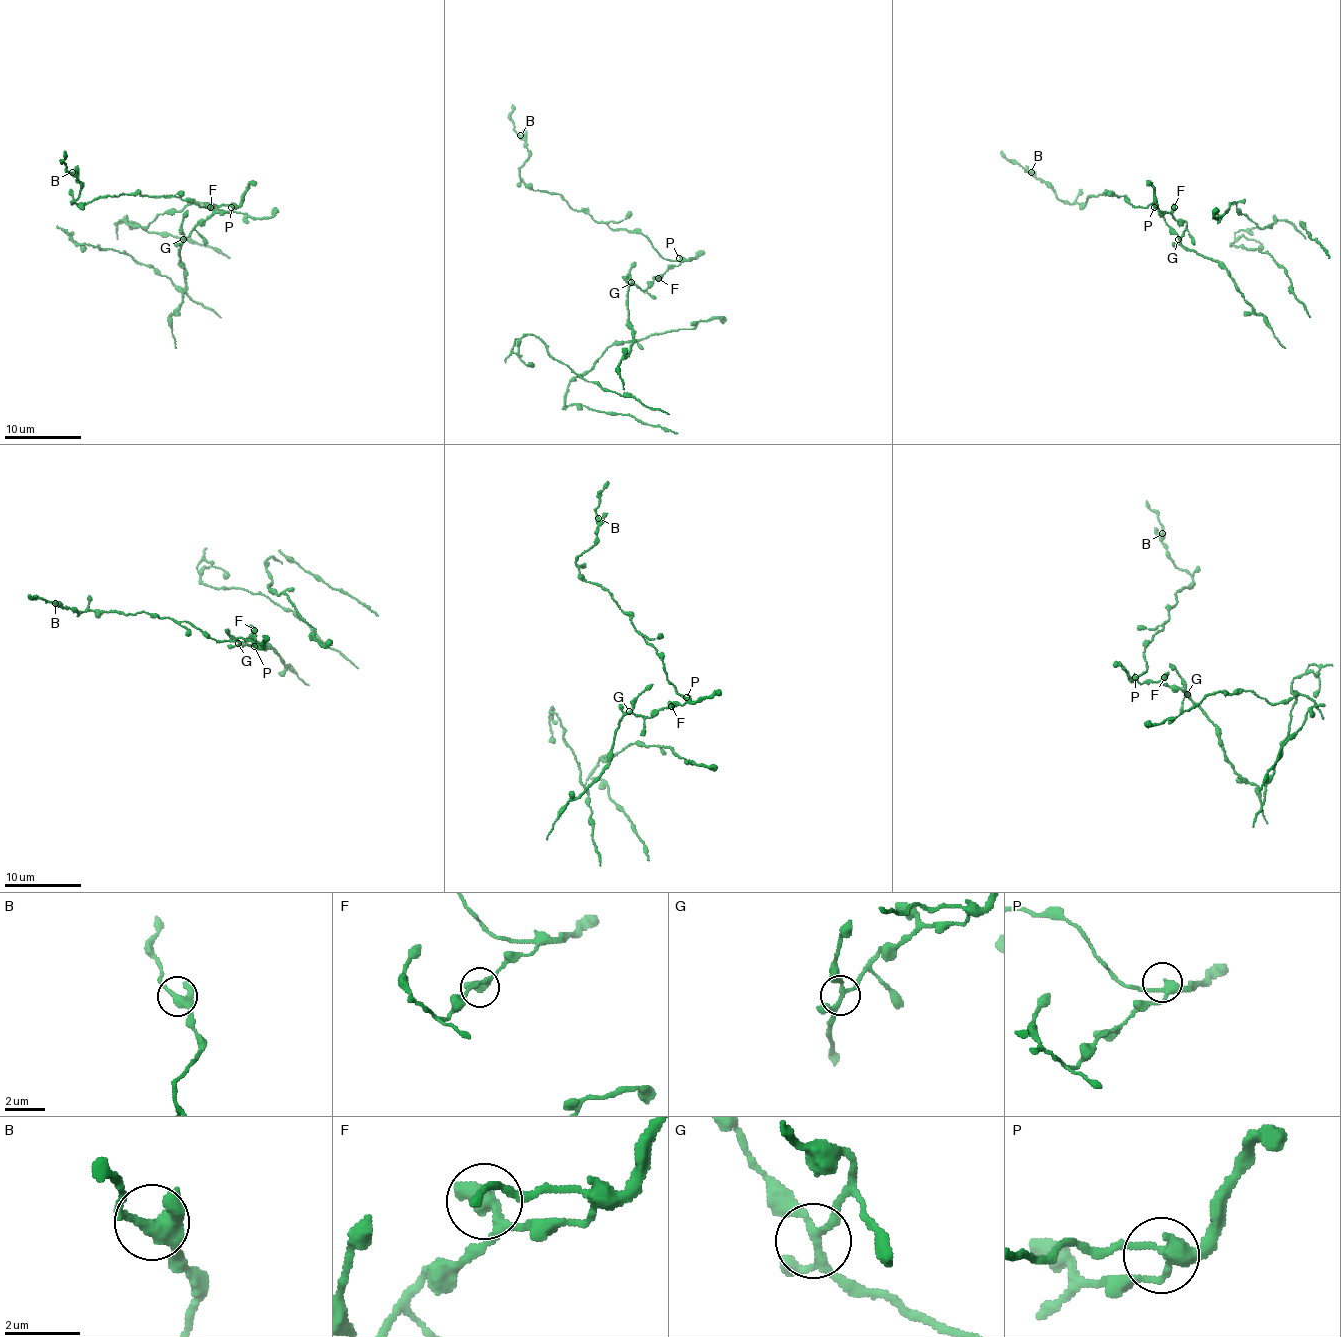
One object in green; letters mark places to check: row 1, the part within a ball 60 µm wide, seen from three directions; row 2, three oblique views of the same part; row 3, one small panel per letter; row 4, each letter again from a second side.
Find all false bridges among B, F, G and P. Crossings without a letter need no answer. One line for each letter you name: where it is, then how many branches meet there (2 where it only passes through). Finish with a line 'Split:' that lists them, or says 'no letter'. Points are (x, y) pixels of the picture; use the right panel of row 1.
Split: no letter

